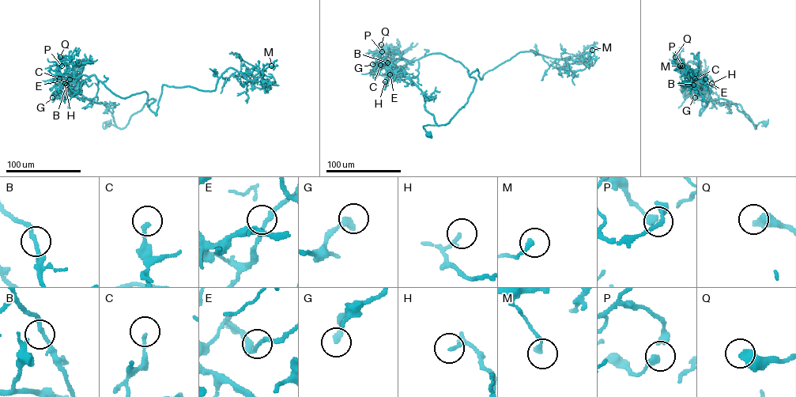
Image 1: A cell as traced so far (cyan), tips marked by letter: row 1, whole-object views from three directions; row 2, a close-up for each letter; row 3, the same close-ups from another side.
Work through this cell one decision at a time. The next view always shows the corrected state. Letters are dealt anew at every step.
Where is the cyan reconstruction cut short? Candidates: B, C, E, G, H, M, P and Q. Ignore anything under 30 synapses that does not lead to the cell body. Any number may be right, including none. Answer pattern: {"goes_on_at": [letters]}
{"goes_on_at": []}

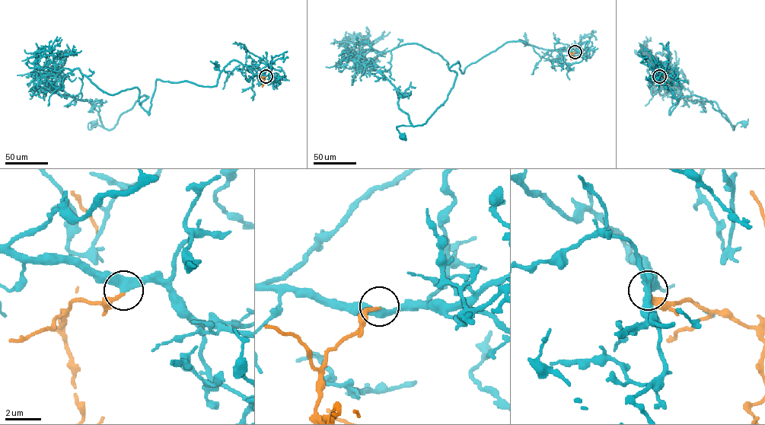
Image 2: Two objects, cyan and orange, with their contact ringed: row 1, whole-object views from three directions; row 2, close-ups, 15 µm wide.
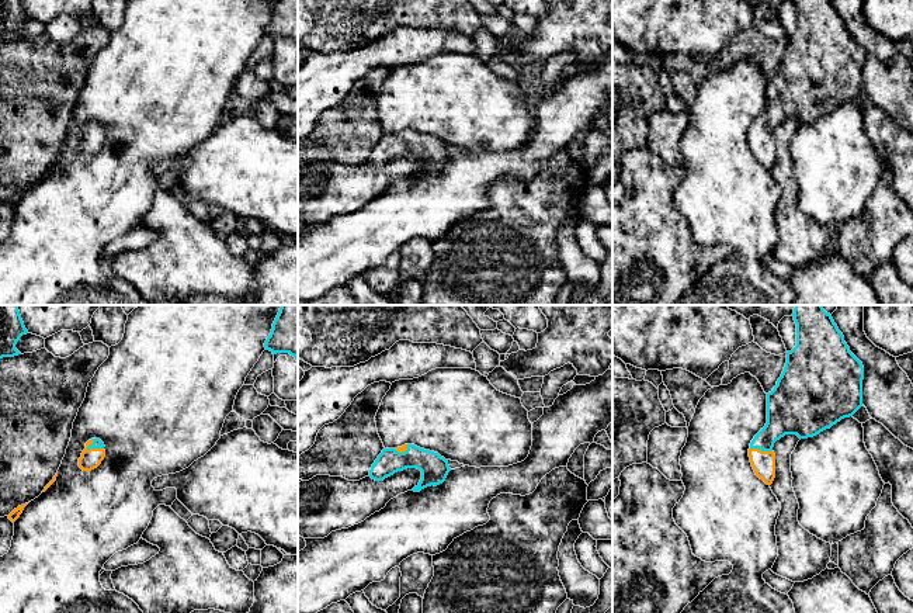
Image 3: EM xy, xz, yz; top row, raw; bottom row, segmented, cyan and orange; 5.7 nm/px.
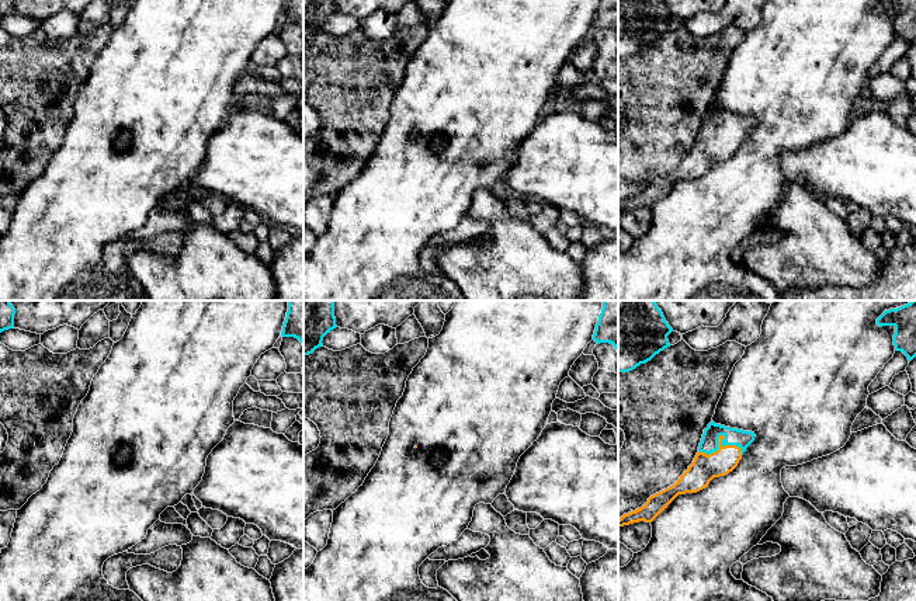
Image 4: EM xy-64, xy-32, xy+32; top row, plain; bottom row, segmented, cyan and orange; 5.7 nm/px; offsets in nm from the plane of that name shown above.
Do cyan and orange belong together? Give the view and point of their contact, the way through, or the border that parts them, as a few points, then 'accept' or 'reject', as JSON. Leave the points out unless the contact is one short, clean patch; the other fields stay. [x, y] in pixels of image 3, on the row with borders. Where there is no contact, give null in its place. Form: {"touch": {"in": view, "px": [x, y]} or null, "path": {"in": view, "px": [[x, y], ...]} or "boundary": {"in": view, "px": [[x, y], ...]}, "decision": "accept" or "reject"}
{"touch": {"in": "xy", "px": [94, 447]}, "path": {"in": "xy", "px": [[97, 443], [94, 447], [90, 459]]}, "decision": "accept"}

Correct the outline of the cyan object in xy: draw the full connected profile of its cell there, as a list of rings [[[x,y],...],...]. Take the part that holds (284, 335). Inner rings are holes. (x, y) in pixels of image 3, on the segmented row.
[[[281,305],[264,347],[272,354],[289,353],[298,361],[298,305]]]

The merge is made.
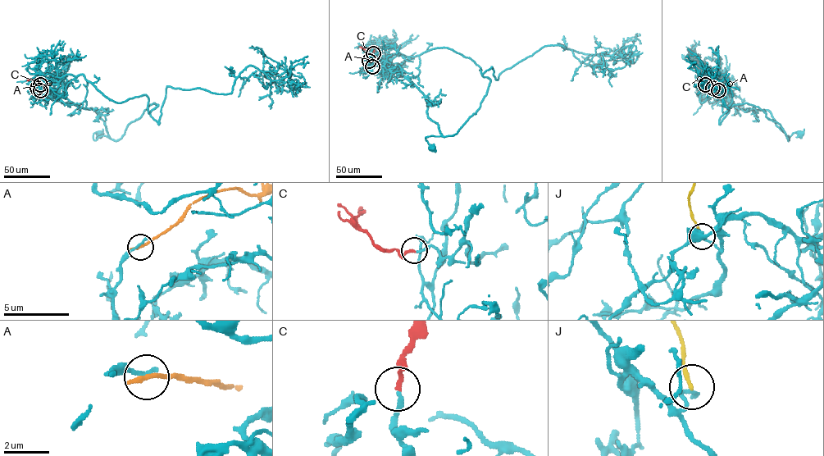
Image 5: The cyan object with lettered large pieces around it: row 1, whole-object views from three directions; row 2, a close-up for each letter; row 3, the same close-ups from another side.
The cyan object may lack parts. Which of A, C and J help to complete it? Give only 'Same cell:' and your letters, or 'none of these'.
Same cell: C

